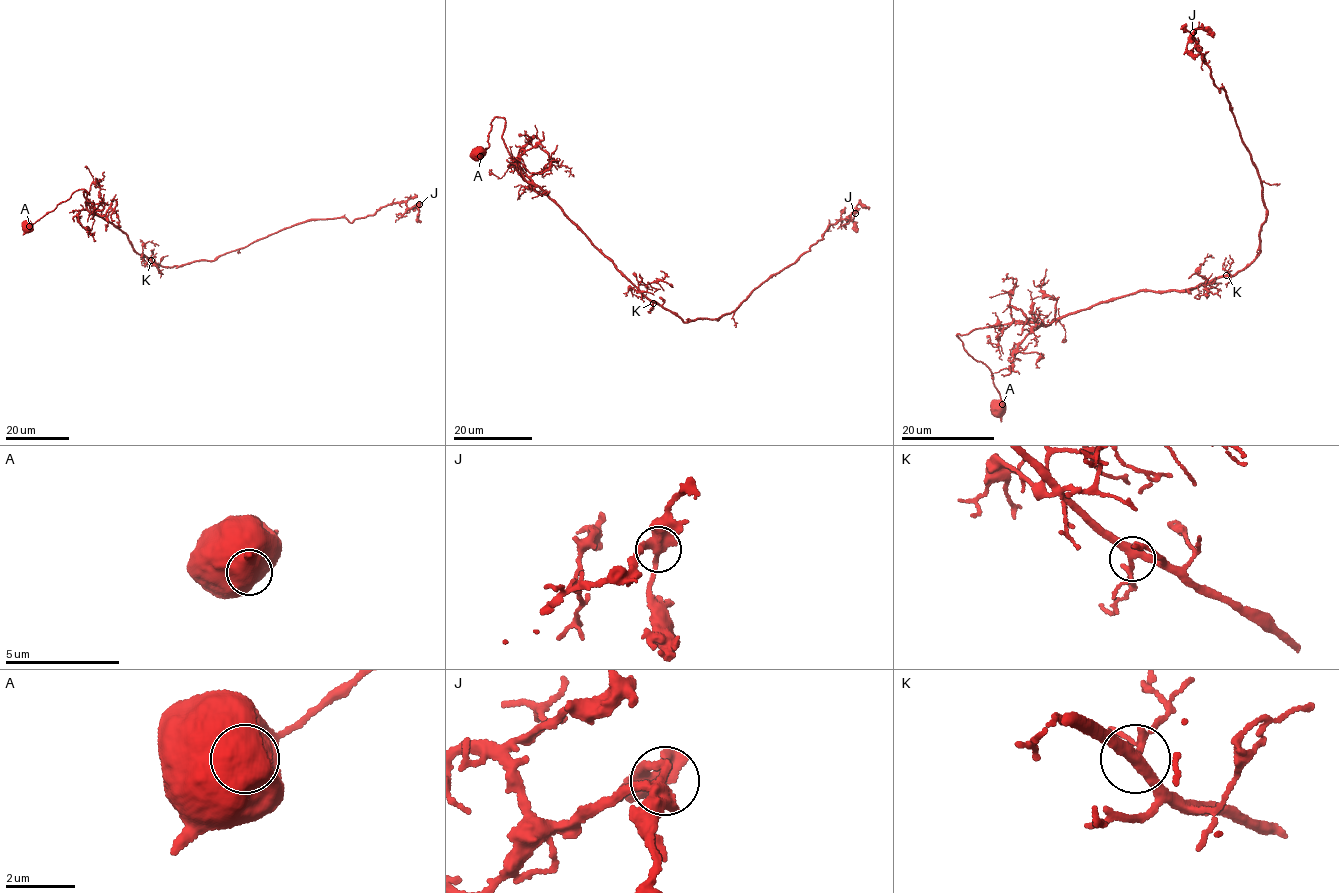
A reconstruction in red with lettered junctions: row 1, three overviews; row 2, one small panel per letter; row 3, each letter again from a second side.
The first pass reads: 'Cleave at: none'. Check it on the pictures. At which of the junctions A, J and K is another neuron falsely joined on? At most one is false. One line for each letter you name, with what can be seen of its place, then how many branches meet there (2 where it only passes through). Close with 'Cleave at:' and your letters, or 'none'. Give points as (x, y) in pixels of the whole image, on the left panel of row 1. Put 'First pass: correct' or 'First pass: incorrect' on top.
First pass: correct
Cleave at: none

